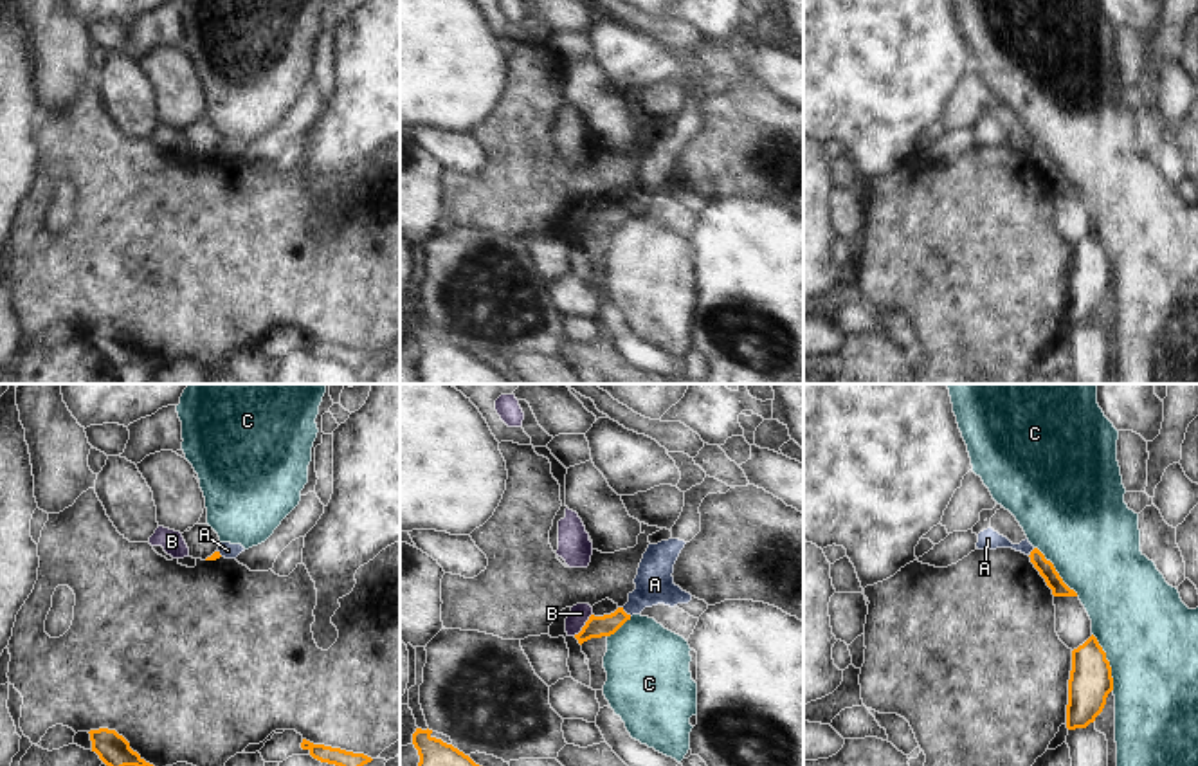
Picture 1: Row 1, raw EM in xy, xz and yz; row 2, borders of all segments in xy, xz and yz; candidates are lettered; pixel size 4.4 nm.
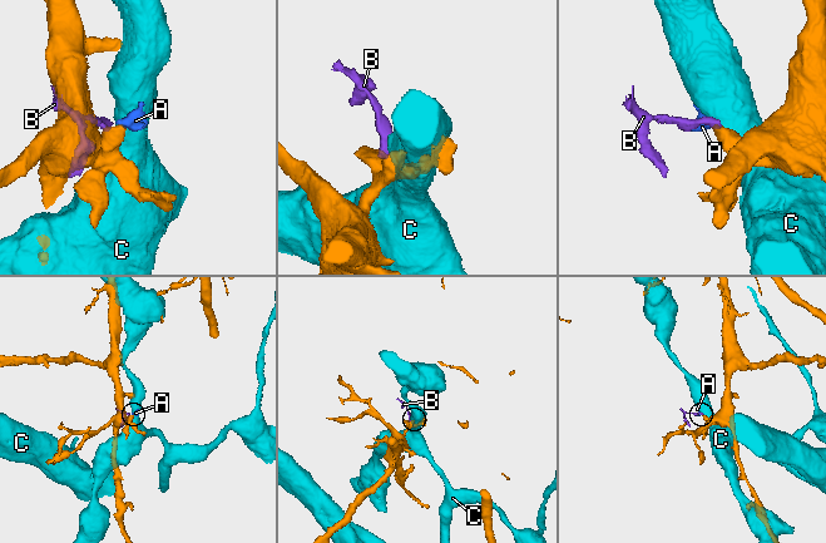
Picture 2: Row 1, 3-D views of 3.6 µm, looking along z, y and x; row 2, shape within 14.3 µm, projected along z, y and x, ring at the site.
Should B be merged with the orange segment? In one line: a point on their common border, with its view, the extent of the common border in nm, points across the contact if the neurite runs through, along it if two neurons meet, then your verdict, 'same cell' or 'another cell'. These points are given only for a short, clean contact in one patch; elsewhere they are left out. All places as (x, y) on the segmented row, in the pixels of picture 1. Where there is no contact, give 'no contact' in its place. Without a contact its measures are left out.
xz (584, 626) | 130 nm | along xz (591, 613), (586, 624), (573, 635) | another cell

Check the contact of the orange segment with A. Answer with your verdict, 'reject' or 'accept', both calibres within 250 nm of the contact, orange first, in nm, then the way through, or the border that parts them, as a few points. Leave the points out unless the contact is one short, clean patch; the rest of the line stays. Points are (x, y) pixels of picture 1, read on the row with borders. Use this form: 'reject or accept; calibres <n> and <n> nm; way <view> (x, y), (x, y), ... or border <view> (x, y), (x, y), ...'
reject; calibres 100 and 180 nm; border xz (622, 608), (631, 615)

